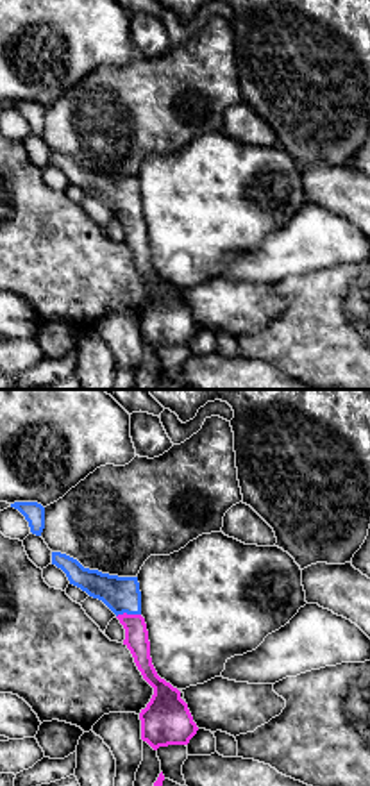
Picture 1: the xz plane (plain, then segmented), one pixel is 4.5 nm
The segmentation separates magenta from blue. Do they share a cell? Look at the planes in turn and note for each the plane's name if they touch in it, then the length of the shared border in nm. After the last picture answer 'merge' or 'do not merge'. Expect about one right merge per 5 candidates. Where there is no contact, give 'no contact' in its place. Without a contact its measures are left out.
meets magenta in xz; contact 110 nm long

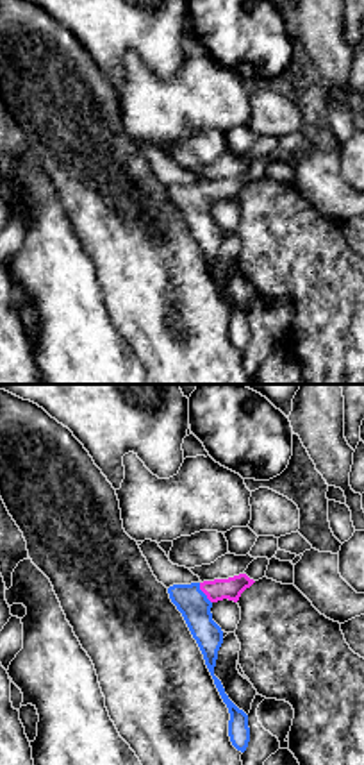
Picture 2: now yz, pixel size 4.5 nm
meets magenta in yz; contact 110 nm long

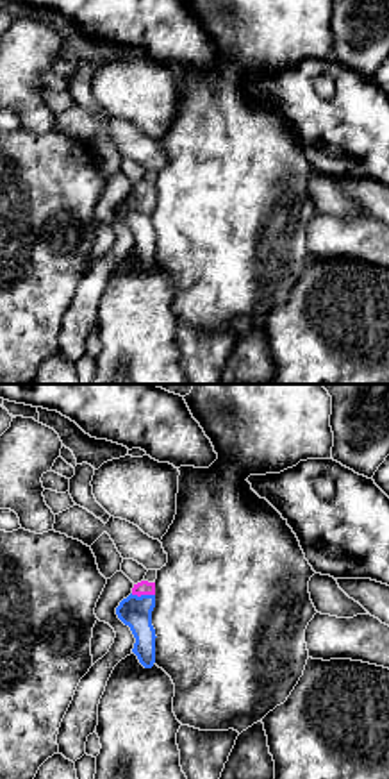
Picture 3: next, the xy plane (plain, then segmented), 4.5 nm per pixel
meets magenta in xy; contact 110 nm long

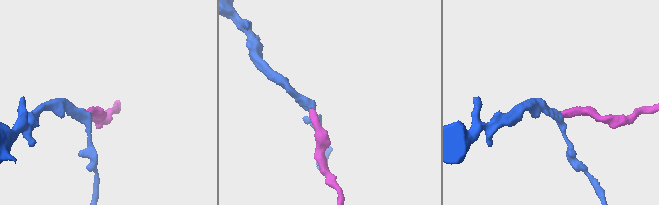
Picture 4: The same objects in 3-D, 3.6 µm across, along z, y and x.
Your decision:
merge

